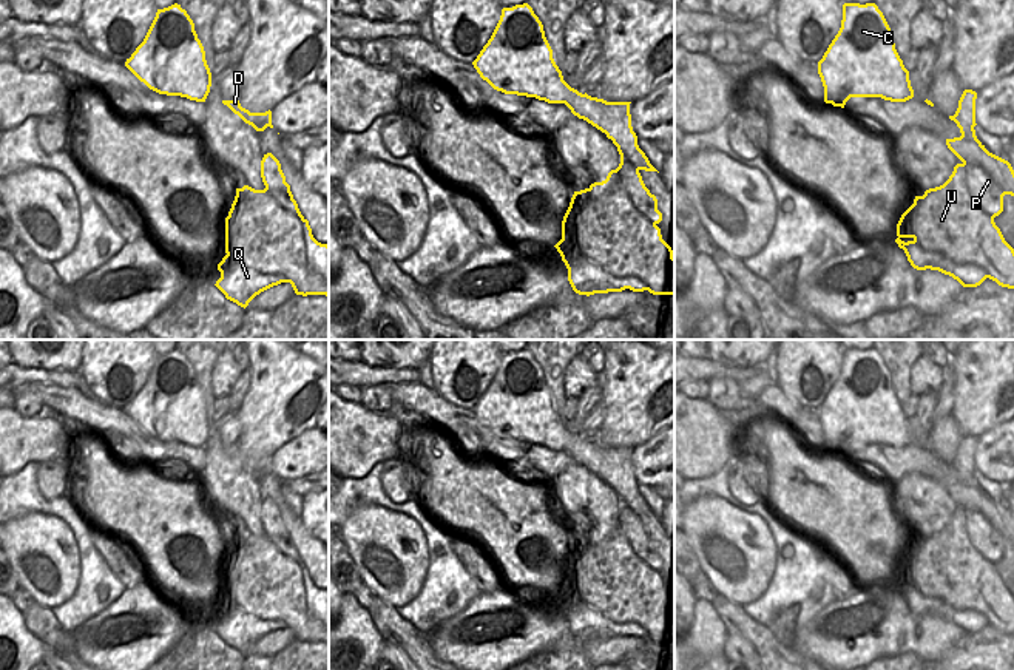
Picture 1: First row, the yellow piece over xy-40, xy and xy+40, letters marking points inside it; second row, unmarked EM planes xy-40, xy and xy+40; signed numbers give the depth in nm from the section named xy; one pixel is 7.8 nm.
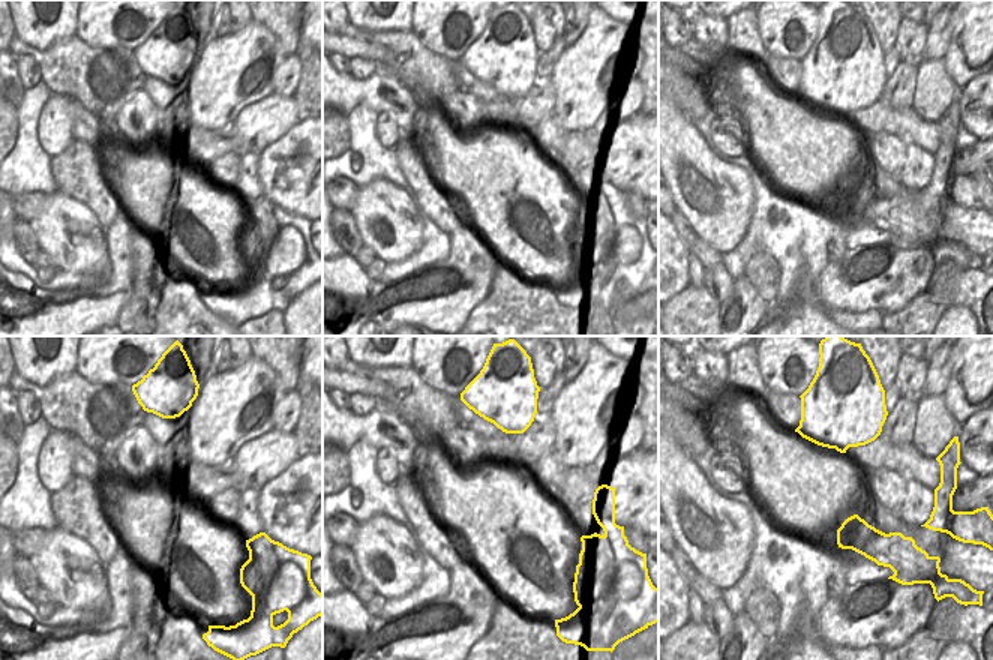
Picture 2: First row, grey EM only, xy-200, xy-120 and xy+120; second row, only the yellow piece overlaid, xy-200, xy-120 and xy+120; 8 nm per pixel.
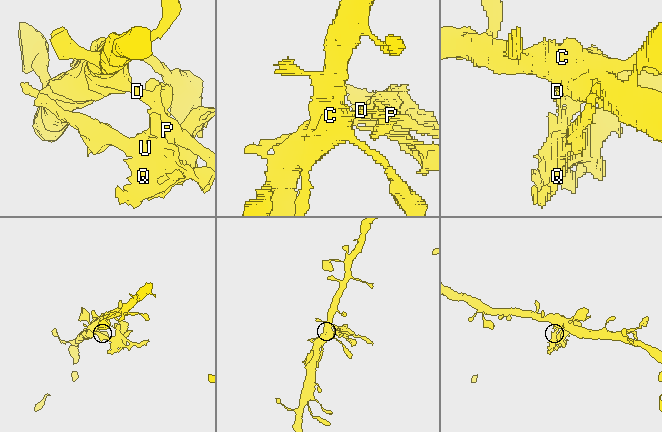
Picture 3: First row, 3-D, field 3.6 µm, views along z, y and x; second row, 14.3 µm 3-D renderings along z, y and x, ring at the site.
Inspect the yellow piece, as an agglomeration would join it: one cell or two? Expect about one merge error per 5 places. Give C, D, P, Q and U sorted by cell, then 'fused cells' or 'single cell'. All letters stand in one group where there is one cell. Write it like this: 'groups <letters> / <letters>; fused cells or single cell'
groups C / D P Q U; fused cells

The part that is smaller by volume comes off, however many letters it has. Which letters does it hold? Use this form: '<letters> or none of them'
D, P, Q, U

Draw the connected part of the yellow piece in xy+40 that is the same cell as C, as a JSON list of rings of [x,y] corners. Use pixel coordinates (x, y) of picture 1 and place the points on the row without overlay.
[[[844,349],[841,374],[818,420],[824,448],[844,454],[850,443],[906,448],[914,443],[909,417],[900,404],[891,374],[875,349]]]

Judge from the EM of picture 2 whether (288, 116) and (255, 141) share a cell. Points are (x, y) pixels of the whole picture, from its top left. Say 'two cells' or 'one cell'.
one cell

